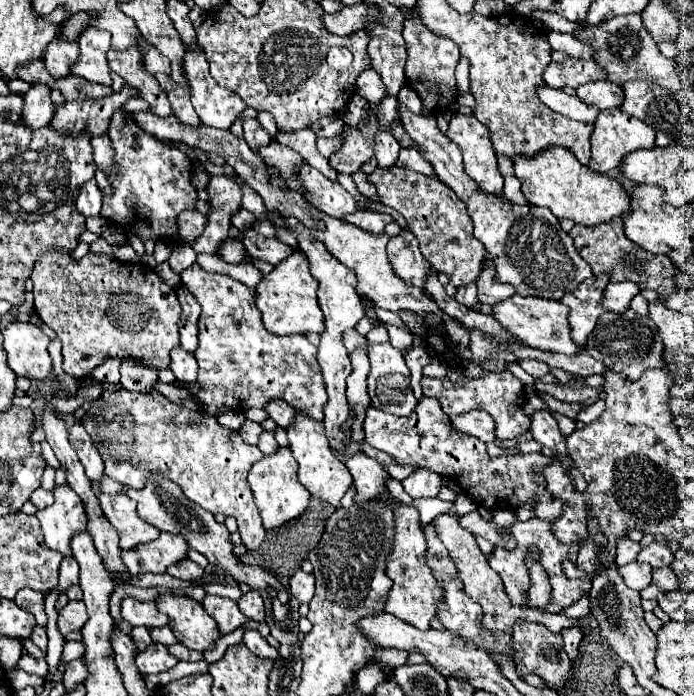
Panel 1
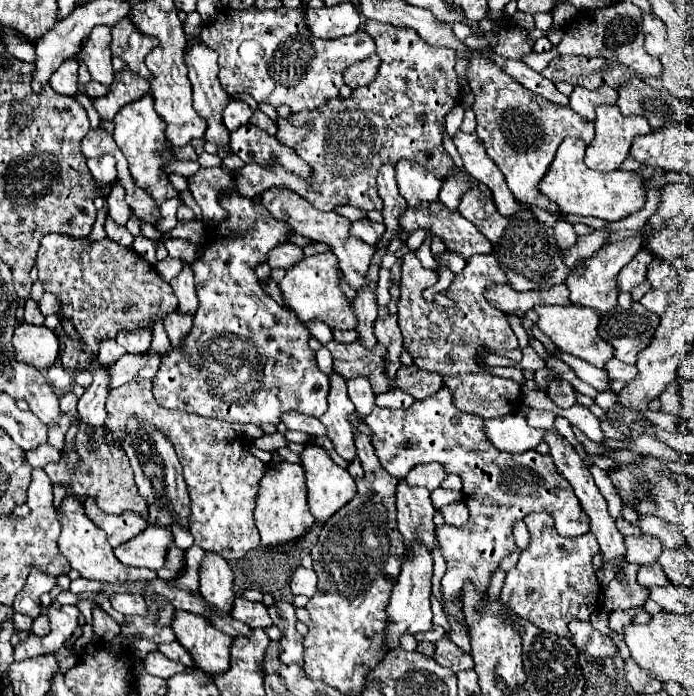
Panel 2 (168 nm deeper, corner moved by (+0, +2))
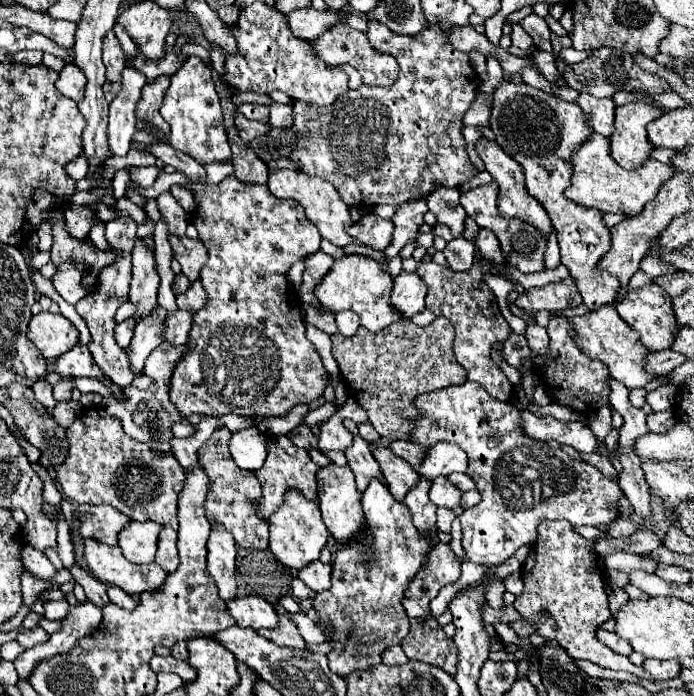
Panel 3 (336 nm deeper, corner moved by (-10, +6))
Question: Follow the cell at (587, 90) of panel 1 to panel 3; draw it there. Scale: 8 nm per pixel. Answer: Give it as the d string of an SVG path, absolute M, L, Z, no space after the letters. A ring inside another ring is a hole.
M581 93L577 99L577 105L583 109L583 113L589 115L589 129L593 133L601 133L609 137L613 133L613 111L615 105L613 101L607 99L597 99L593 95Z

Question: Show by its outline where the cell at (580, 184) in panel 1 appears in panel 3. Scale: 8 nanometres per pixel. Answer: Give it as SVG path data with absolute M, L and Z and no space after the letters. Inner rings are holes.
M591 135L583 145L579 145L573 151L573 179L571 187L565 191L565 197L569 197L579 205L595 207L601 213L637 215L643 211L645 203L655 199L659 187L667 179L671 179L673 173L675 173L673 165L669 163L665 165L655 159L647 159L639 169L627 171L611 157L609 139L603 135Z

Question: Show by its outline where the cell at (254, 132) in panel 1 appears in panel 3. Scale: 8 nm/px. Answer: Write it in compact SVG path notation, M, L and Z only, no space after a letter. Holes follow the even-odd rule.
M271 103L271 117L269 117L269 125L271 127L291 127L293 123L293 105L279 105L279 103Z

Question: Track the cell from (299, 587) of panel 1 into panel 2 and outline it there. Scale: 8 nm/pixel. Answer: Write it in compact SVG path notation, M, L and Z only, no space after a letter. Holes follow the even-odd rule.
M297 567L297 571L293 573L291 579L291 591L293 595L305 595L305 597L313 597L317 591L317 575L313 569L305 569L305 567Z

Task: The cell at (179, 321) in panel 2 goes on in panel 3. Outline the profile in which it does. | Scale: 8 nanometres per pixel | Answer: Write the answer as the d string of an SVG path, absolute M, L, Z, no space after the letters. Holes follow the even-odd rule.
M193 281L185 293L177 295L177 305L179 305L179 309L199 311L201 307L205 307L205 303L207 303L207 293L203 291L201 281Z

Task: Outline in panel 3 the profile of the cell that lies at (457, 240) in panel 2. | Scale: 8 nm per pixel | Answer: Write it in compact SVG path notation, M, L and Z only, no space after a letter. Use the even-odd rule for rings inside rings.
M481 229L479 231L479 235L477 235L477 247L479 247L481 255L487 261L495 261L495 263L503 263L505 261L503 253L501 253L501 247L499 247L499 241L497 241L497 237L489 229Z

